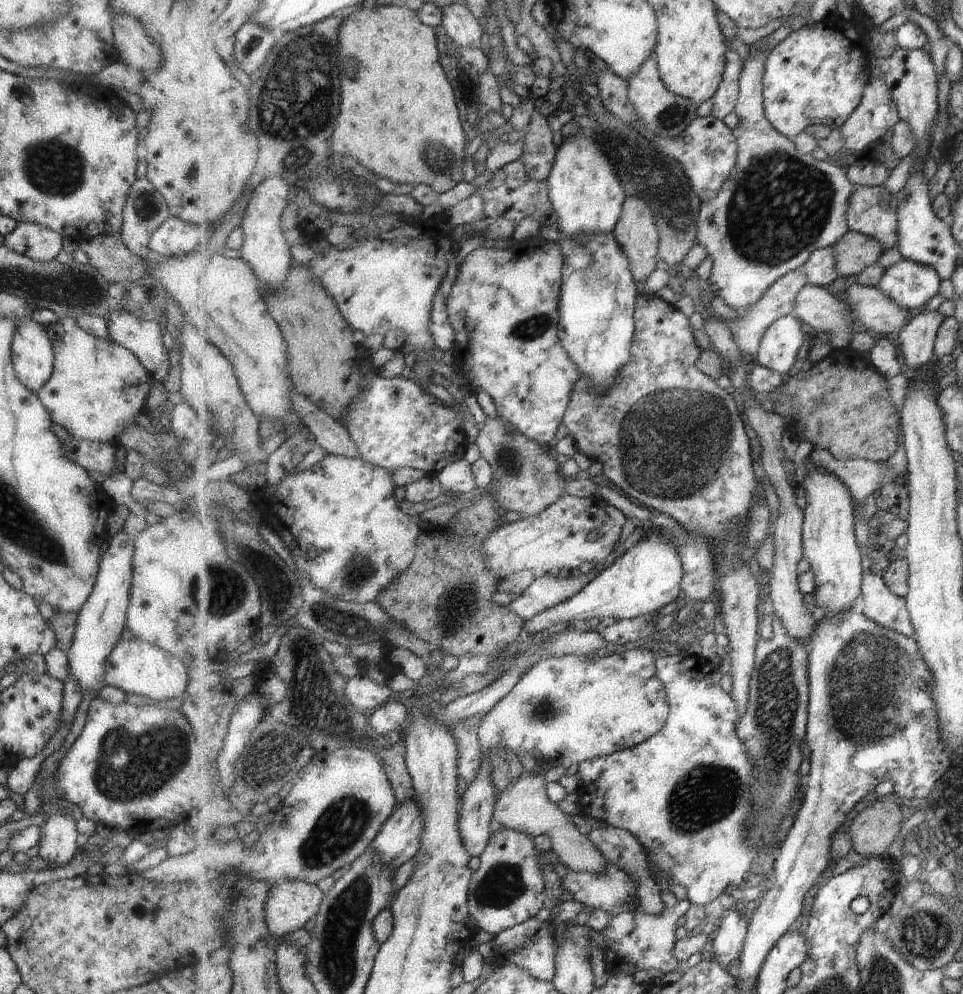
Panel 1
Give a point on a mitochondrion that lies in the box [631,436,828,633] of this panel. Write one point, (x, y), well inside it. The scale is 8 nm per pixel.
(721, 542)

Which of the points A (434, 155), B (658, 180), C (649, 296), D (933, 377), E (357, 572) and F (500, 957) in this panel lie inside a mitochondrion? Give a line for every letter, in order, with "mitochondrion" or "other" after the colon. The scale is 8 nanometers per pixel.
A: mitochondrion
B: mitochondrion
C: other
D: other
E: mitochondrion
F: other

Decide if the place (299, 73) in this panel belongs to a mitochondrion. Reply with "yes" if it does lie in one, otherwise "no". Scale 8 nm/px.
yes

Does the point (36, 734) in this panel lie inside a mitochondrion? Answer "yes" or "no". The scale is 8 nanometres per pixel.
no

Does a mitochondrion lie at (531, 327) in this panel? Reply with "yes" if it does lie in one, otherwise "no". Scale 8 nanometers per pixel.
yes

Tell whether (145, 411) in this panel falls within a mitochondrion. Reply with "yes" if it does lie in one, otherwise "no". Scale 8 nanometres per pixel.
no

